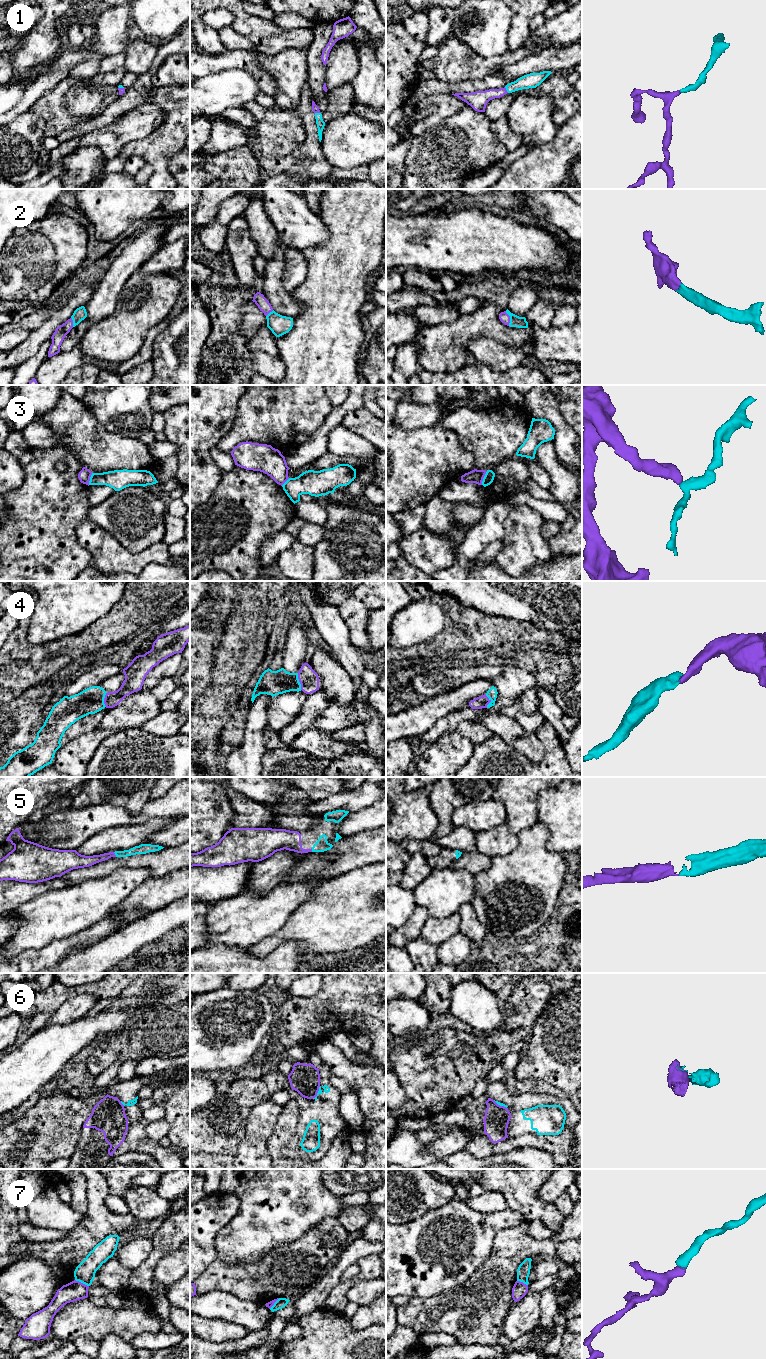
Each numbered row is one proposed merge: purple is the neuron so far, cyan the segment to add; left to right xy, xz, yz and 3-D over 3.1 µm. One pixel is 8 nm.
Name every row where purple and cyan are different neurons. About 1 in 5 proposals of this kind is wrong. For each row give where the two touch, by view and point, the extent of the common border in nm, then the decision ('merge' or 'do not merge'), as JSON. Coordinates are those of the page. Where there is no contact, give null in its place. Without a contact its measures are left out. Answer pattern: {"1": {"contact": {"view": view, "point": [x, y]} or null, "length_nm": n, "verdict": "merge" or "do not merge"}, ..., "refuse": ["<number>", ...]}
{"1": {"contact": {"view": "yz", "point": [506, 90]}, "length_nm": 60, "verdict": "merge"}, "2": {"contact": {"view": "yz", "point": [509, 319]}, "length_nm": 130, "verdict": "merge"}, "3": {"contact": {"view": "yz", "point": [483, 477]}, "length_nm": 120, "verdict": "do not merge"}, "4": {"contact": {"view": "xz", "point": [299, 681]}, "length_nm": 140, "verdict": "merge"}, "5": {"contact": {"view": "xy", "point": [114, 854]}, "length_nm": 50, "verdict": "merge"}, "6": {"contact": {"view": "xy", "point": [121, 1103]}, "length_nm": 50, "verdict": "merge"}, "7": {"contact": {"view": "xy", "point": [82, 1283]}, "length_nm": 130, "verdict": "merge"}, "refuse": ["3"]}

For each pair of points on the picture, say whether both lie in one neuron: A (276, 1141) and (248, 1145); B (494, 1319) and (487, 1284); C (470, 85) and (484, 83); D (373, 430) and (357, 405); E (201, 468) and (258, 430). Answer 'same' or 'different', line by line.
A: different
B: same
C: same
D: different
E: different

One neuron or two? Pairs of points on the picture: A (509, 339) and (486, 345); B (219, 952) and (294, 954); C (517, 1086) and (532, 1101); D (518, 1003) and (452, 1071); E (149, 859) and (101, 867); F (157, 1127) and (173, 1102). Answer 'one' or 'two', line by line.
A: two
B: one
C: two
D: one
E: one
F: two

